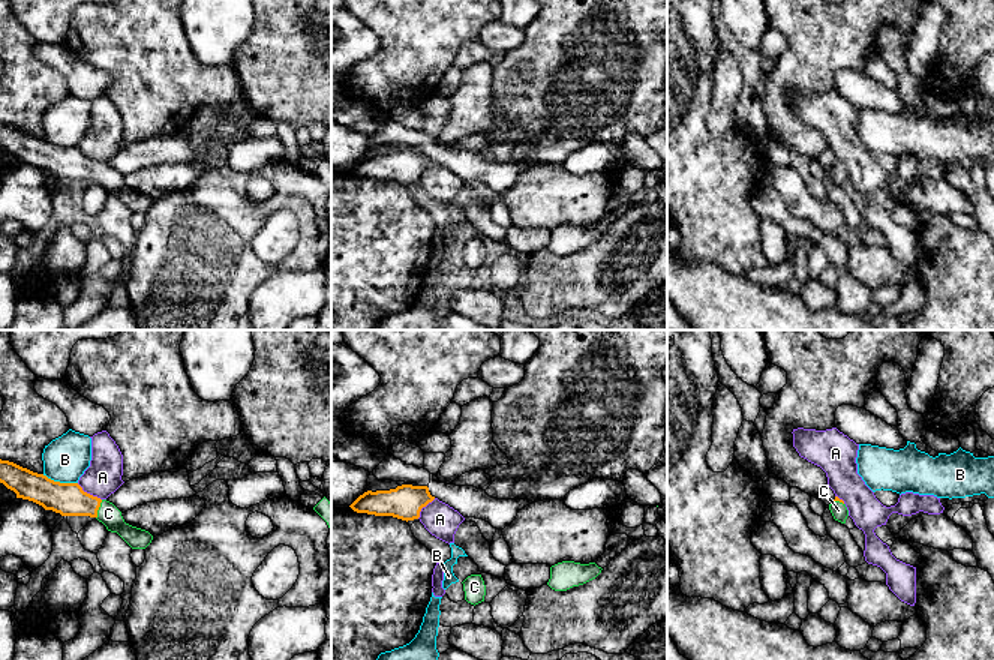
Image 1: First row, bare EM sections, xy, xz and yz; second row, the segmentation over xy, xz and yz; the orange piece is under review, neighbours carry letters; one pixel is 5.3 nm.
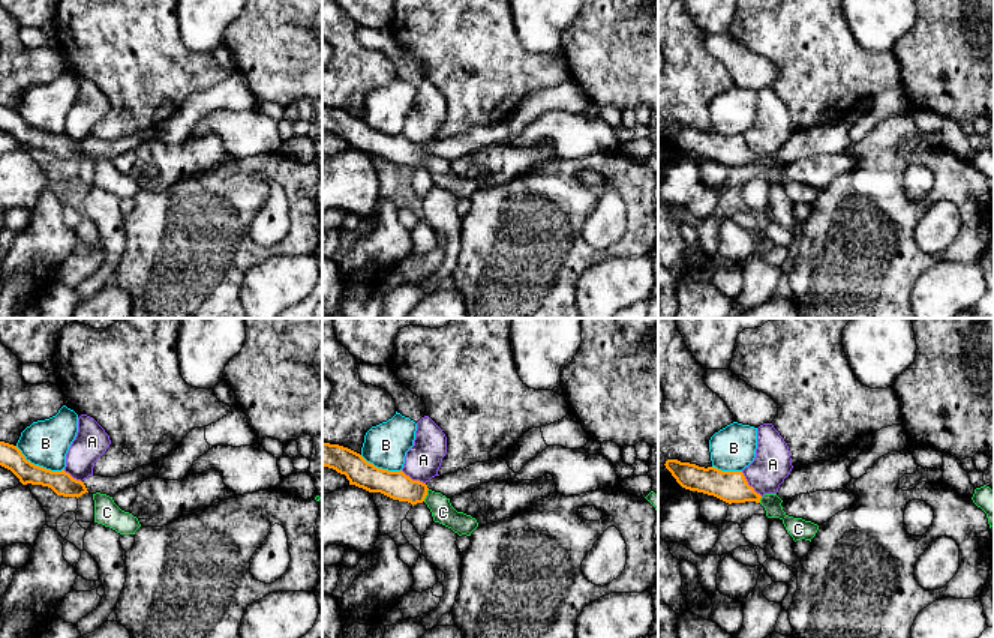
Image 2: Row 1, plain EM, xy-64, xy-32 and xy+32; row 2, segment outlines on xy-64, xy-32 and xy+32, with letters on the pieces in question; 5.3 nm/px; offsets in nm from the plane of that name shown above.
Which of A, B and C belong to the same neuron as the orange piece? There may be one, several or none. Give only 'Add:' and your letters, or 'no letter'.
Add: C

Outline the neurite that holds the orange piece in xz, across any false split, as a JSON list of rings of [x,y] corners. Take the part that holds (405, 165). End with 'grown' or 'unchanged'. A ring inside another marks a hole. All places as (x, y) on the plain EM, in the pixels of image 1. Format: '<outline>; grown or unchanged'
[[[402,148],[390,154],[367,154],[349,171],[357,177],[393,180],[408,186],[418,183],[421,172],[433,164],[427,150]]]; unchanged

